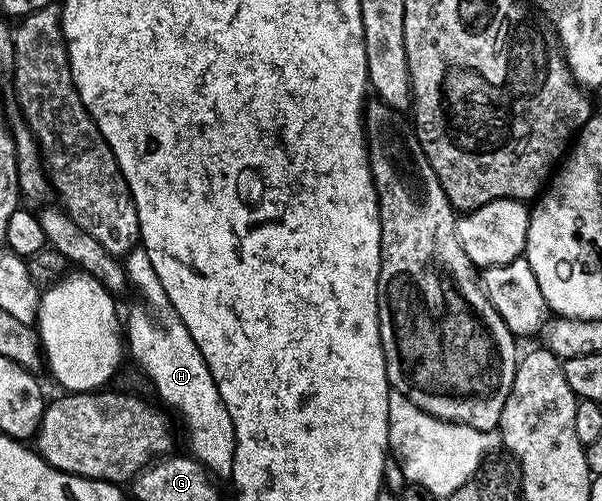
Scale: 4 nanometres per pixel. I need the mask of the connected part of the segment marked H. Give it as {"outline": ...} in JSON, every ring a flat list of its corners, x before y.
{"outline":[[136,248,126,255,125,278,130,285,131,282,135,285,136,292,147,305,147,310,143,306,133,307,131,315,125,318,125,346,130,357,131,354,135,357,144,376,155,385,158,401,168,411,176,410,183,417,187,425,187,442,191,445,190,457,206,466,216,479,230,479,235,455,233,420,221,400,221,392,209,372,209,364,205,364,193,336,189,336,185,324,172,310,146,250]]}

